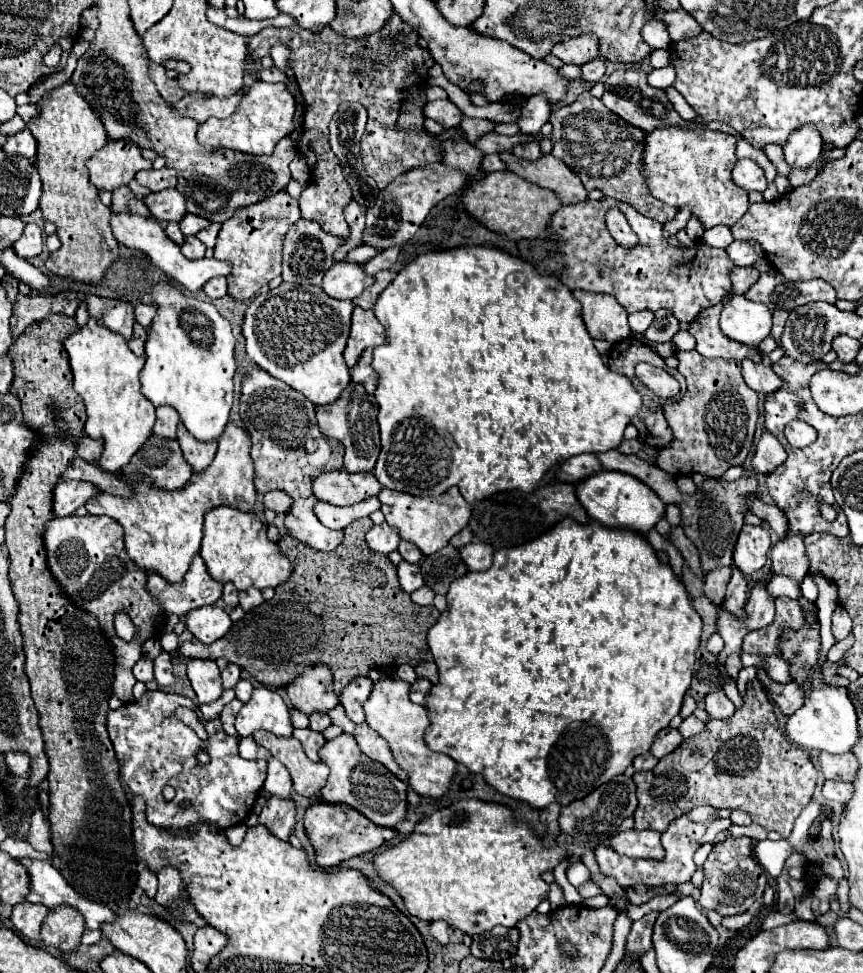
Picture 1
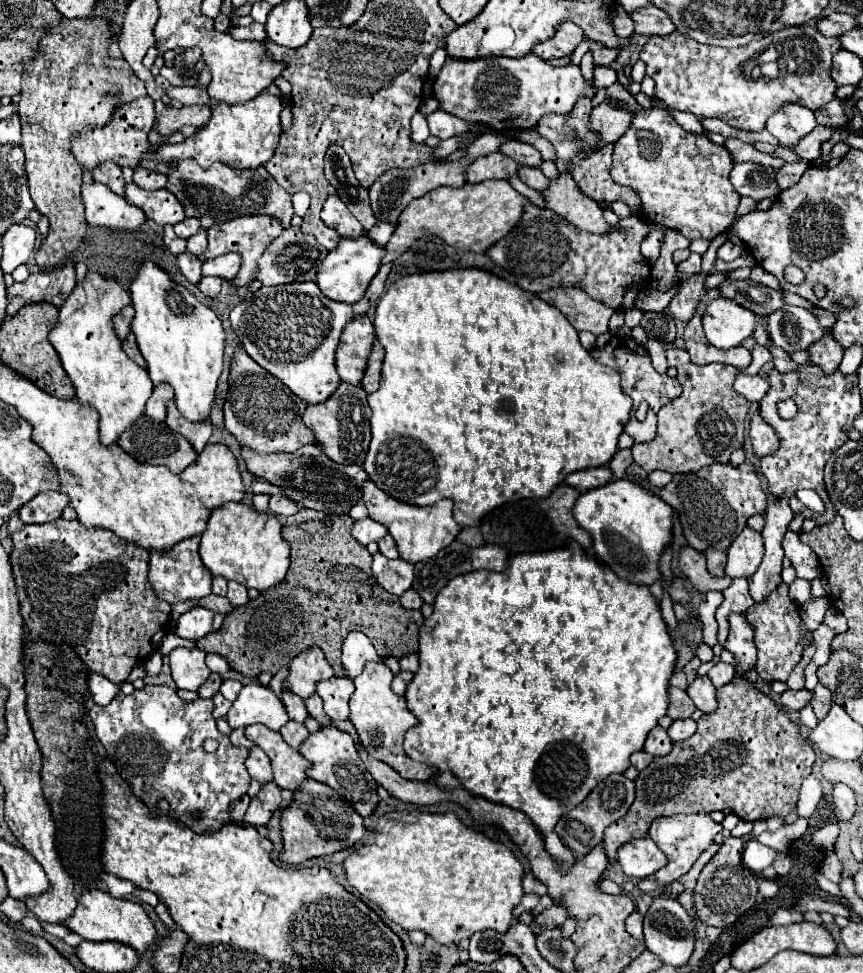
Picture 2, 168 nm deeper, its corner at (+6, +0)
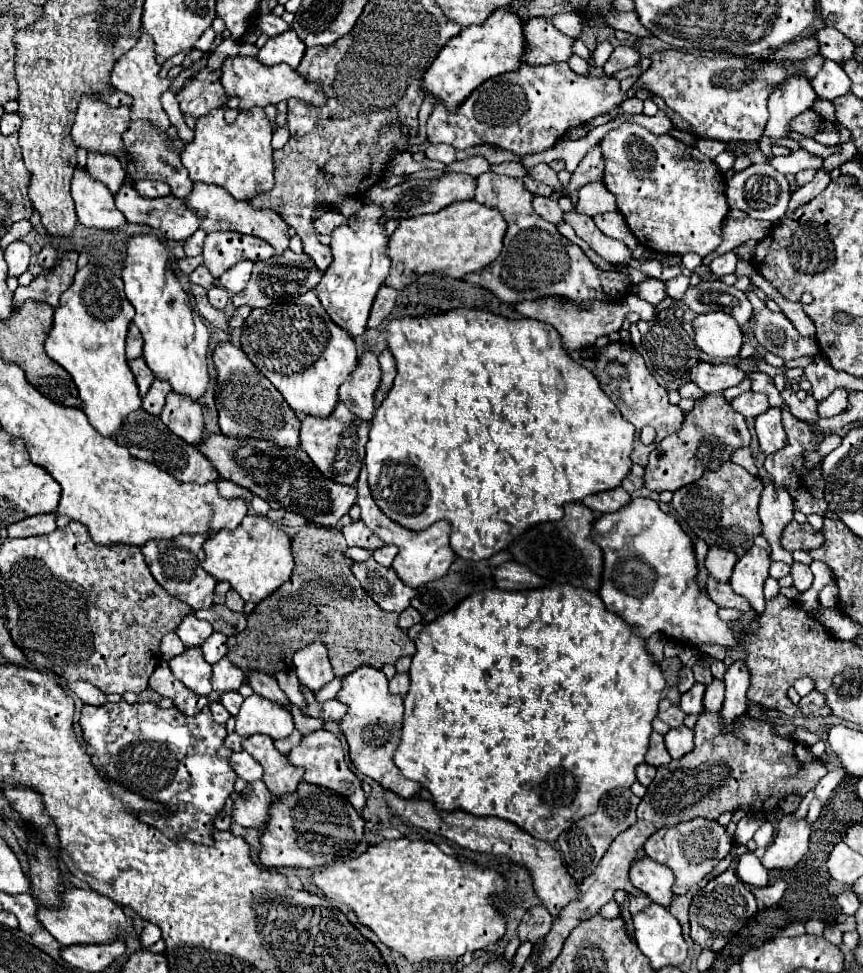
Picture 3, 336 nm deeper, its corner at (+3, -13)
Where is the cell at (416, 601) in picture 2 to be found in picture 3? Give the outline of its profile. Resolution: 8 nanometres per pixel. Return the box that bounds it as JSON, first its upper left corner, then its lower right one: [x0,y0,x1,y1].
[399,606,421,628]

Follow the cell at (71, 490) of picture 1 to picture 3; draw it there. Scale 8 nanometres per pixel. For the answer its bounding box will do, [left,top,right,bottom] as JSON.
[7,514,57,538]

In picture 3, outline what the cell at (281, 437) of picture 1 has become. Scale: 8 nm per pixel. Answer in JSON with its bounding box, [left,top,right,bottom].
[213,342,299,448]

